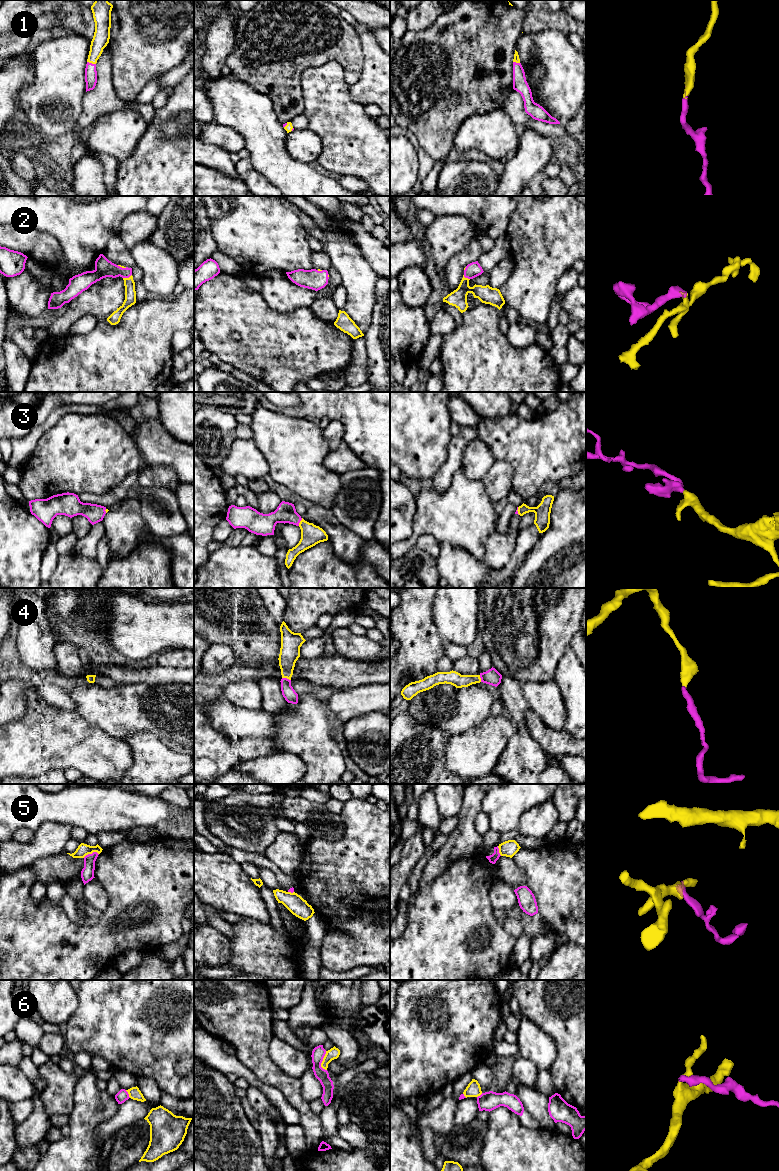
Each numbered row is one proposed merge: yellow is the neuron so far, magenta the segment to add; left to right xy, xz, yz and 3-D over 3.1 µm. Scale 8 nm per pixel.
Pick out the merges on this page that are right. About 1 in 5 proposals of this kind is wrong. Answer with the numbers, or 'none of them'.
1, 2, 3, 4

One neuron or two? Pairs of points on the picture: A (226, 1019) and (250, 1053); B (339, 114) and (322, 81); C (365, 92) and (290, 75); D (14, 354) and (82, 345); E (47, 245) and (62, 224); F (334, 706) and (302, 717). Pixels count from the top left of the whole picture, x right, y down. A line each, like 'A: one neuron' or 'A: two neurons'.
A: one neuron
B: one neuron
C: two neurons
D: two neurons
E: two neurons
F: two neurons

